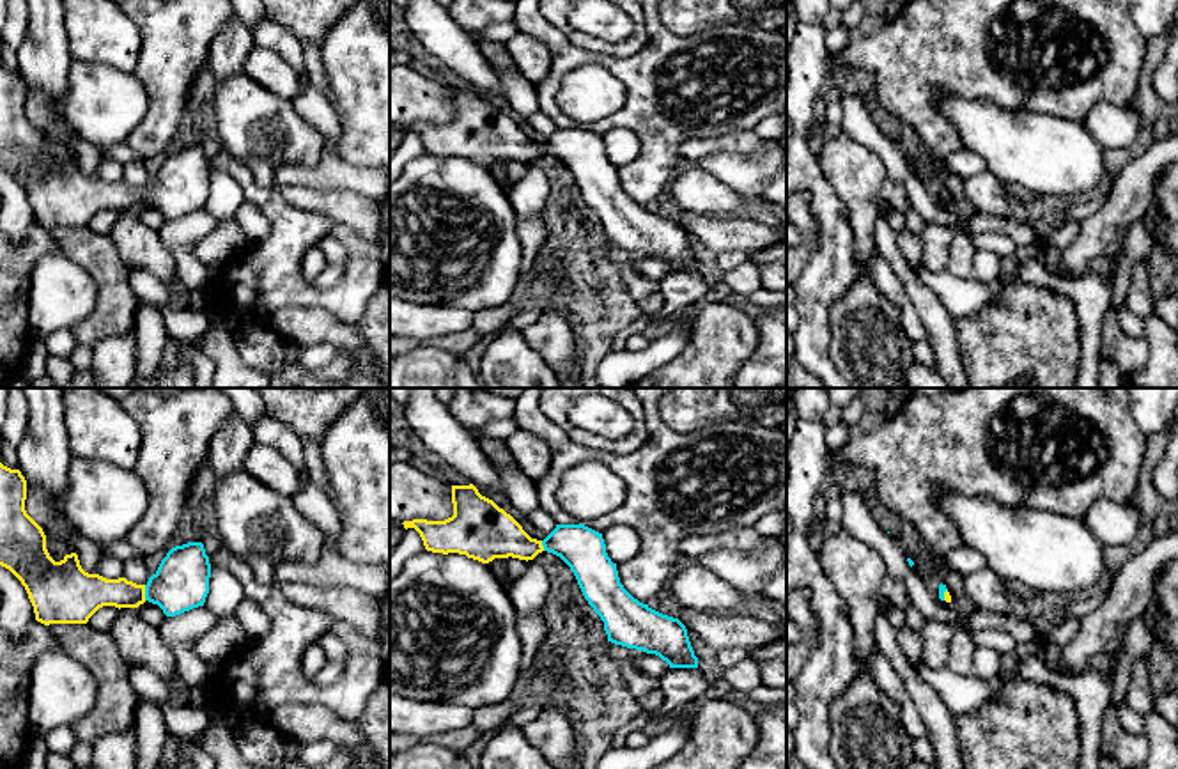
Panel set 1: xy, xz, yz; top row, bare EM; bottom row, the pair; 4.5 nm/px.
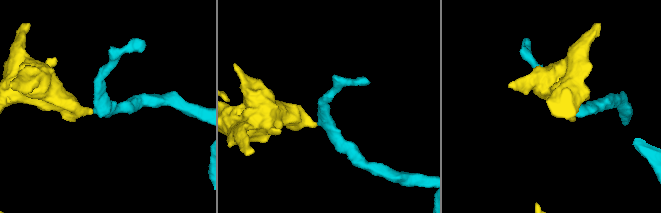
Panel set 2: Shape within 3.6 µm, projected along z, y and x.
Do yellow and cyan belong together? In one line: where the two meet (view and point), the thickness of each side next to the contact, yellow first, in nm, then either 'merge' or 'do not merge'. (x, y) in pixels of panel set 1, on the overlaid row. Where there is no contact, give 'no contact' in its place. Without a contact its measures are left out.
meets yellow in xy at (144, 592); 170 nm thick on the yellow side, 260 nm on the other; merge

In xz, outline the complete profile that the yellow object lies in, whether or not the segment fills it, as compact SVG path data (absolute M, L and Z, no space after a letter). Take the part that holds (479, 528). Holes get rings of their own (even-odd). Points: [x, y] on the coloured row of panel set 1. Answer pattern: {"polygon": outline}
{"polygon": "M473 484L452 485L452 503L453 516L445 521L413 519L402 524L406 530L415 528L420 533L427 551L443 555L459 553L482 563L508 556L528 562L542 551L553 553L574 572L585 599L604 622L608 641L655 654L670 668L698 668L698 657L691 647L686 625L678 618L663 615L639 602L624 588L616 563L606 553L602 533L579 523L556 524L544 540L531 539L510 514L482 496Z"}

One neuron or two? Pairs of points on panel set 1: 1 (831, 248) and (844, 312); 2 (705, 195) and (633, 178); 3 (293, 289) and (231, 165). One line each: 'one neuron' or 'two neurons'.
1: two neurons
2: two neurons
3: one neuron

